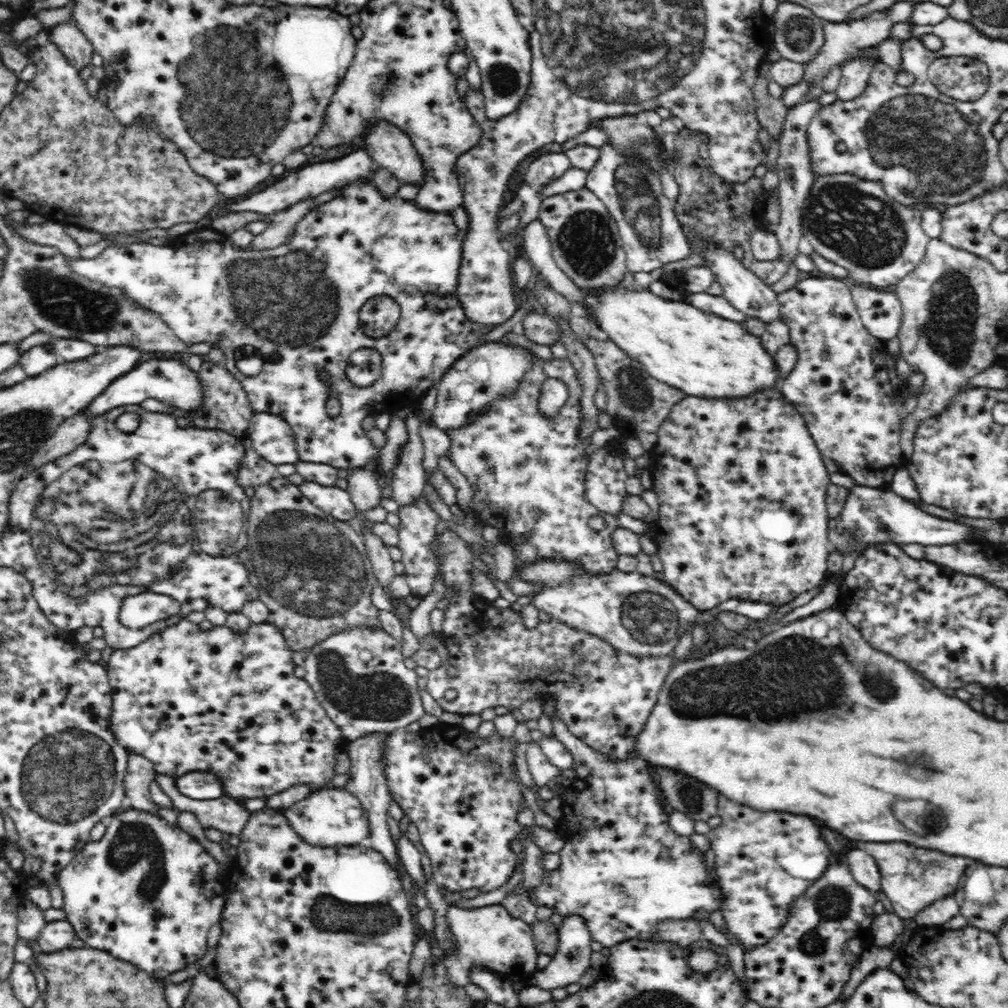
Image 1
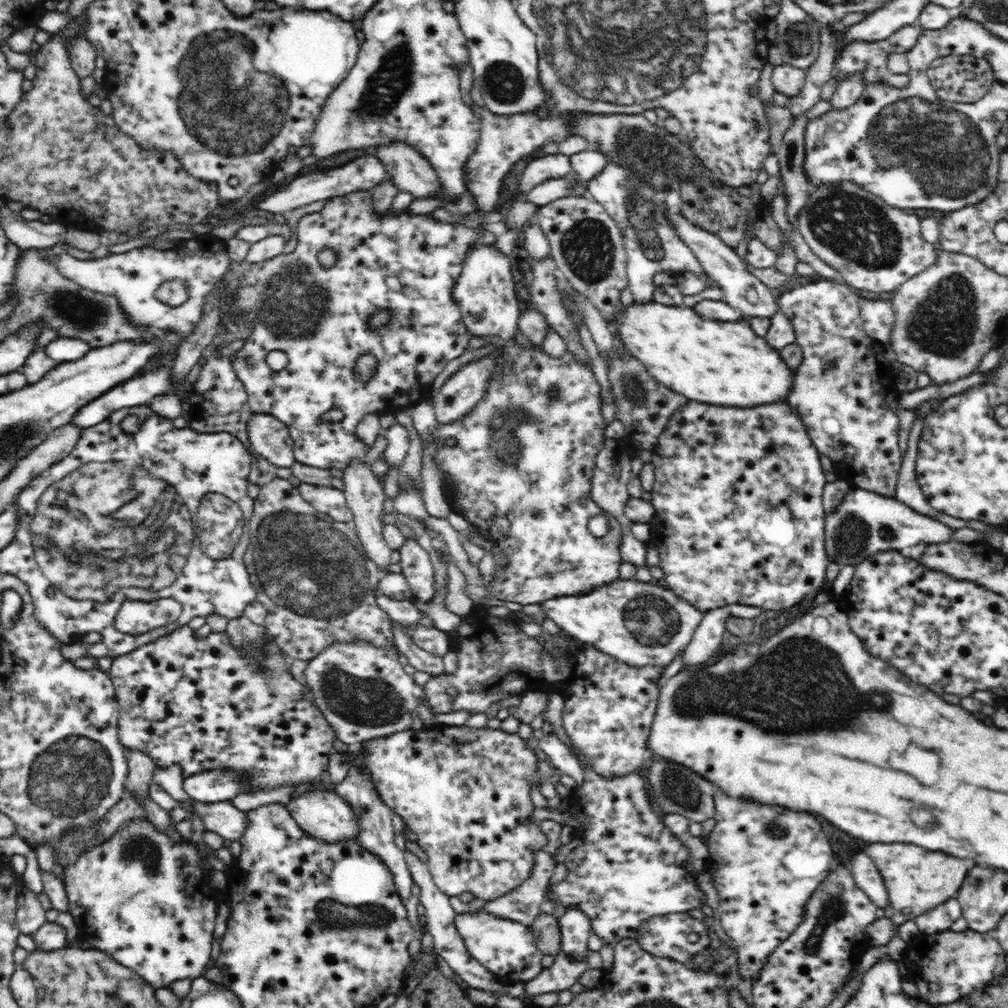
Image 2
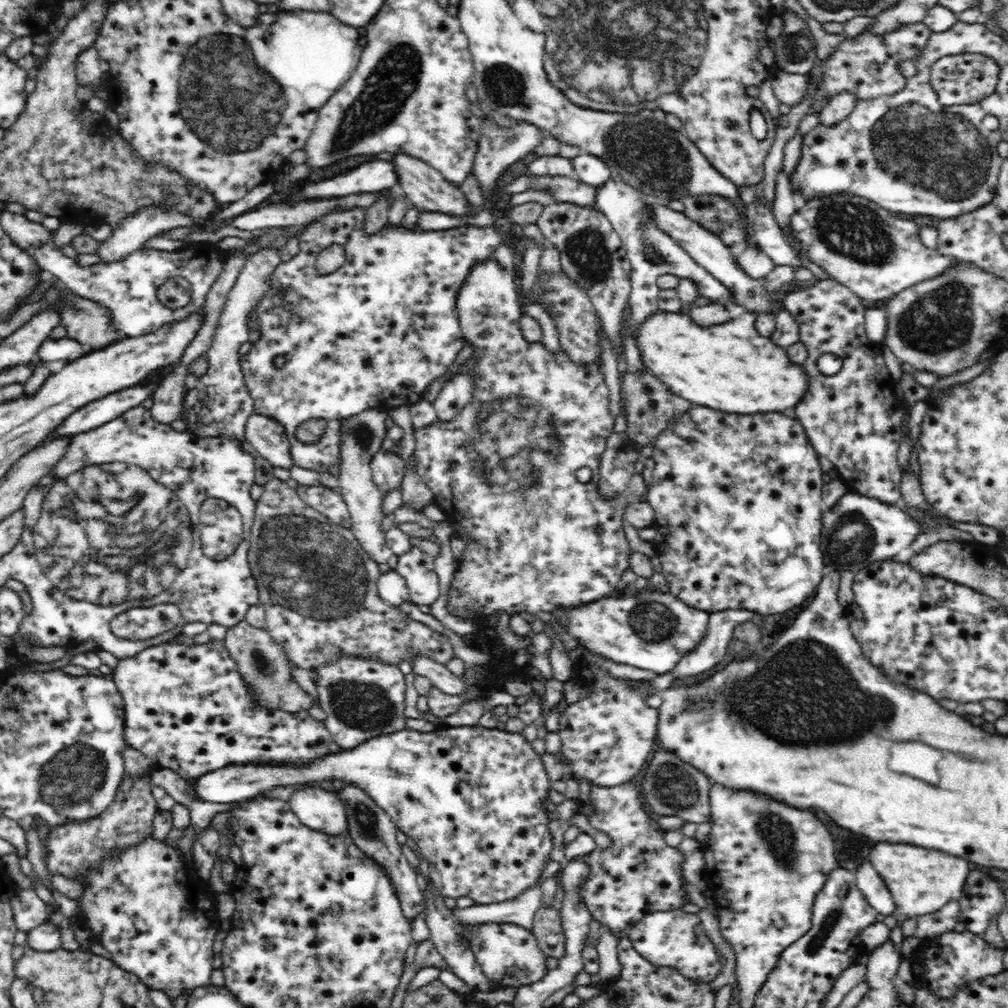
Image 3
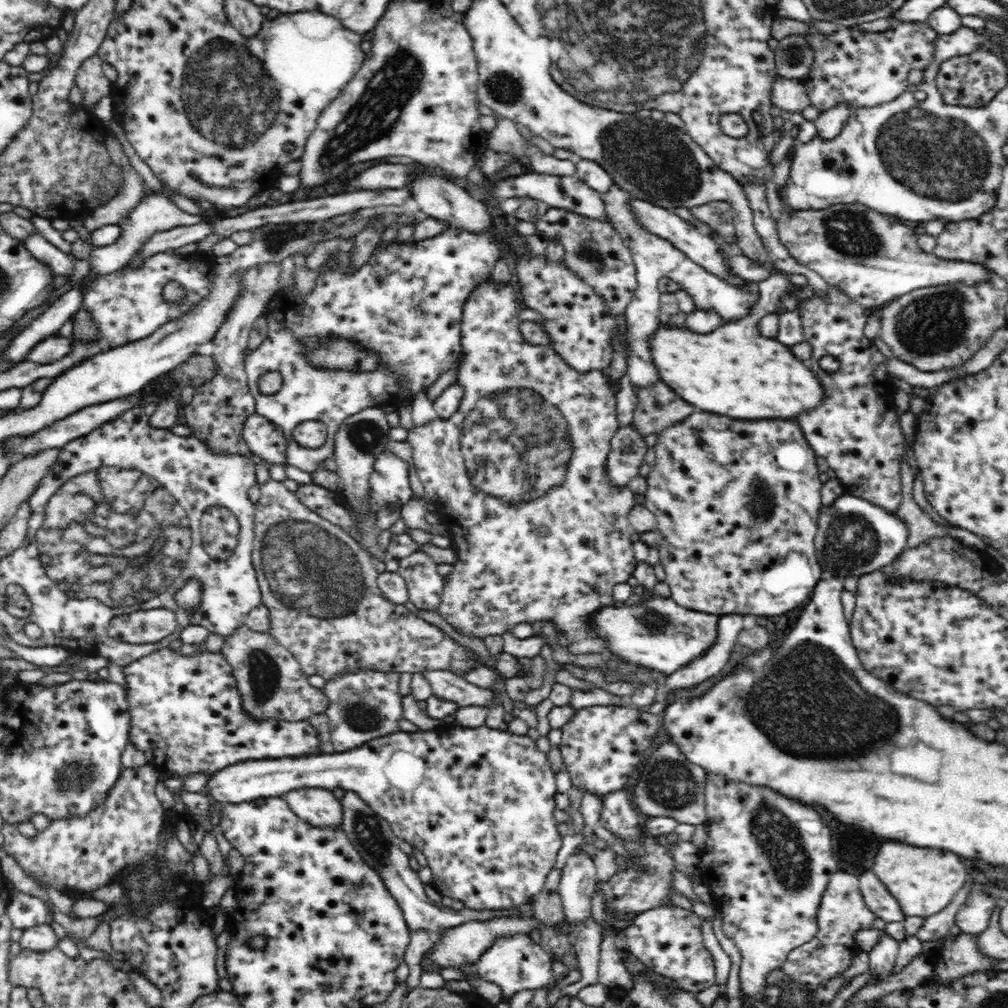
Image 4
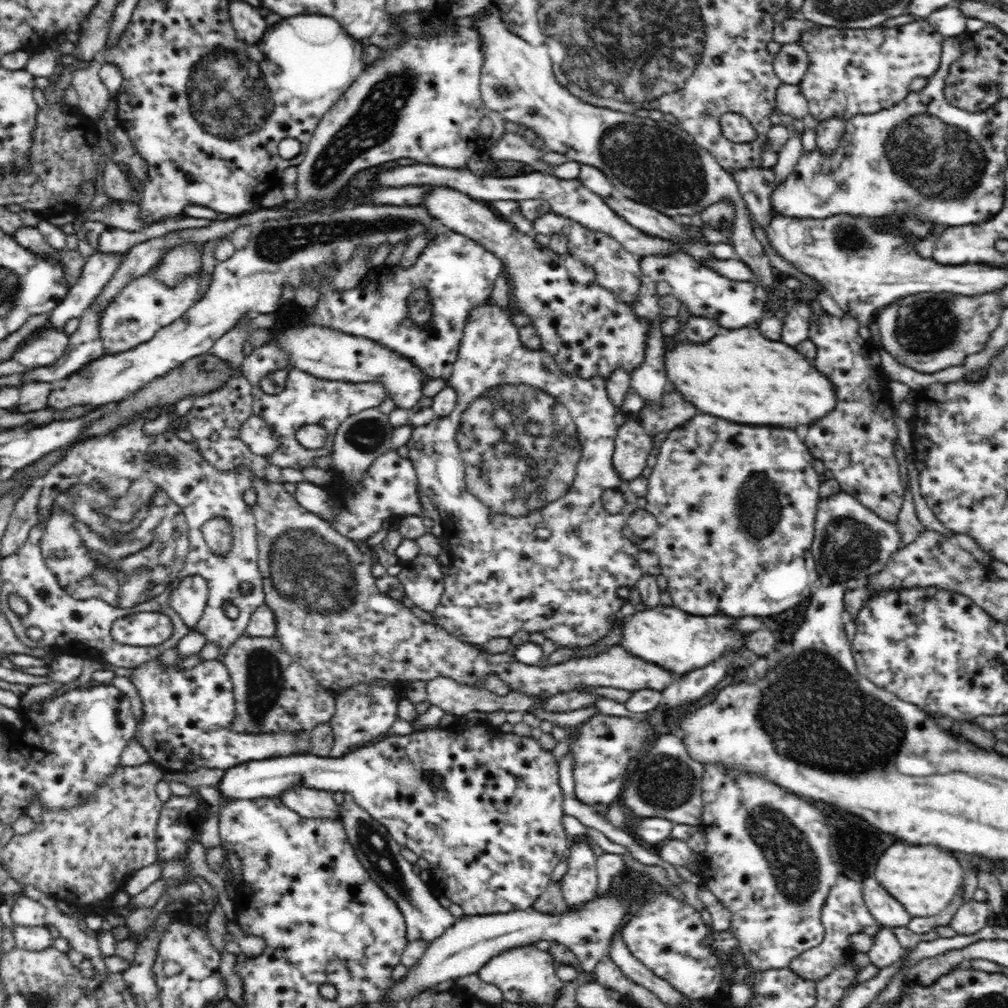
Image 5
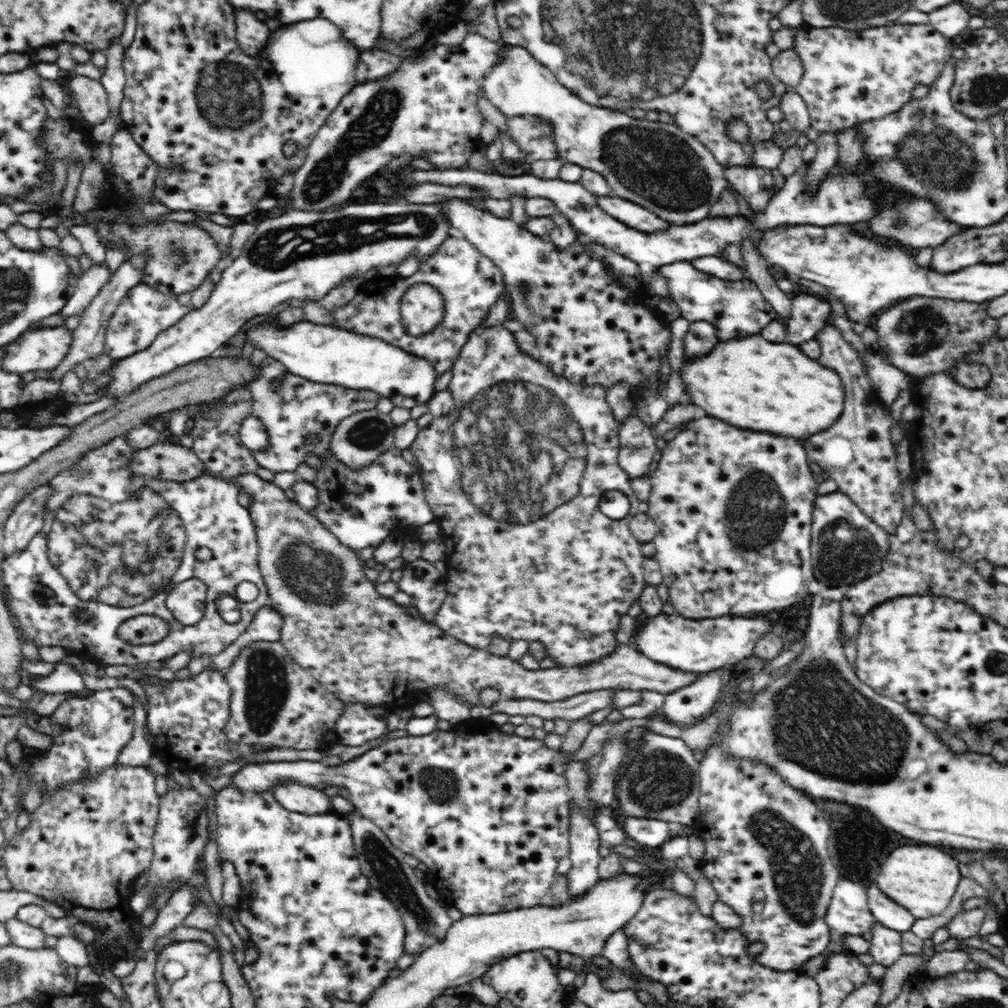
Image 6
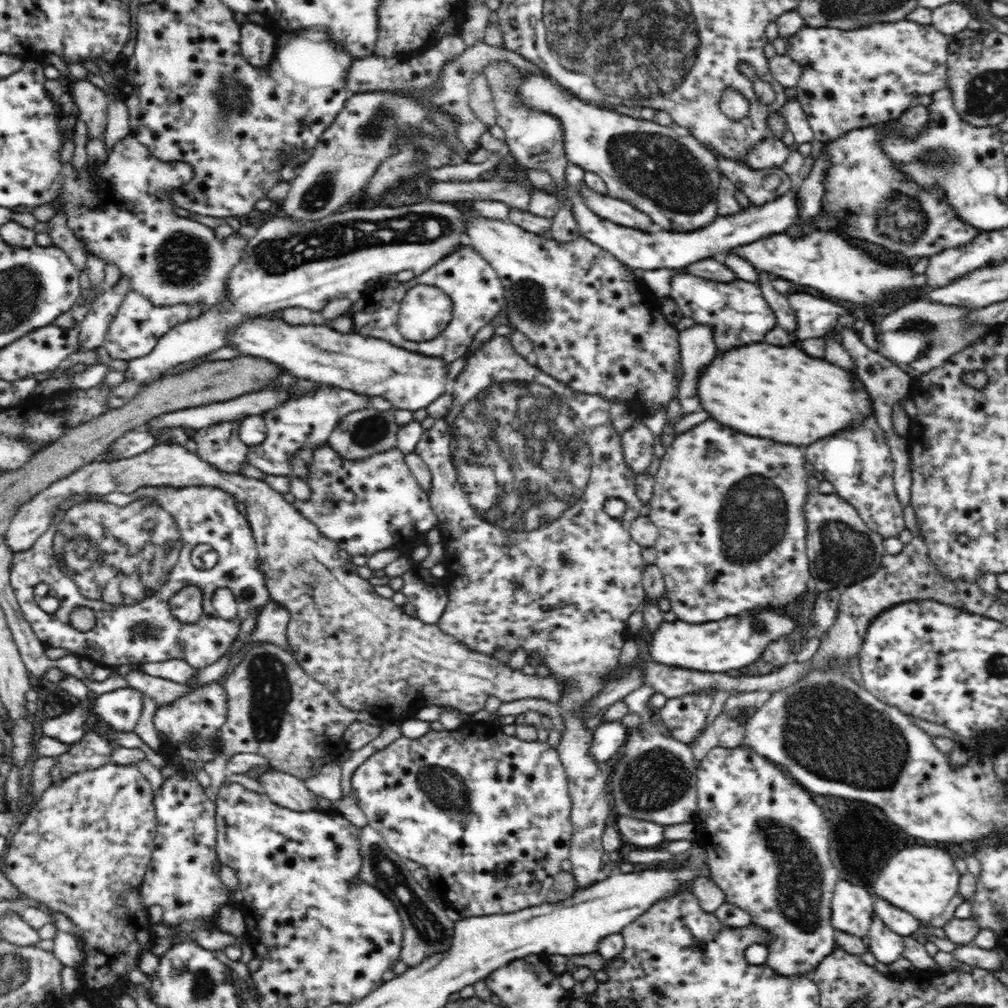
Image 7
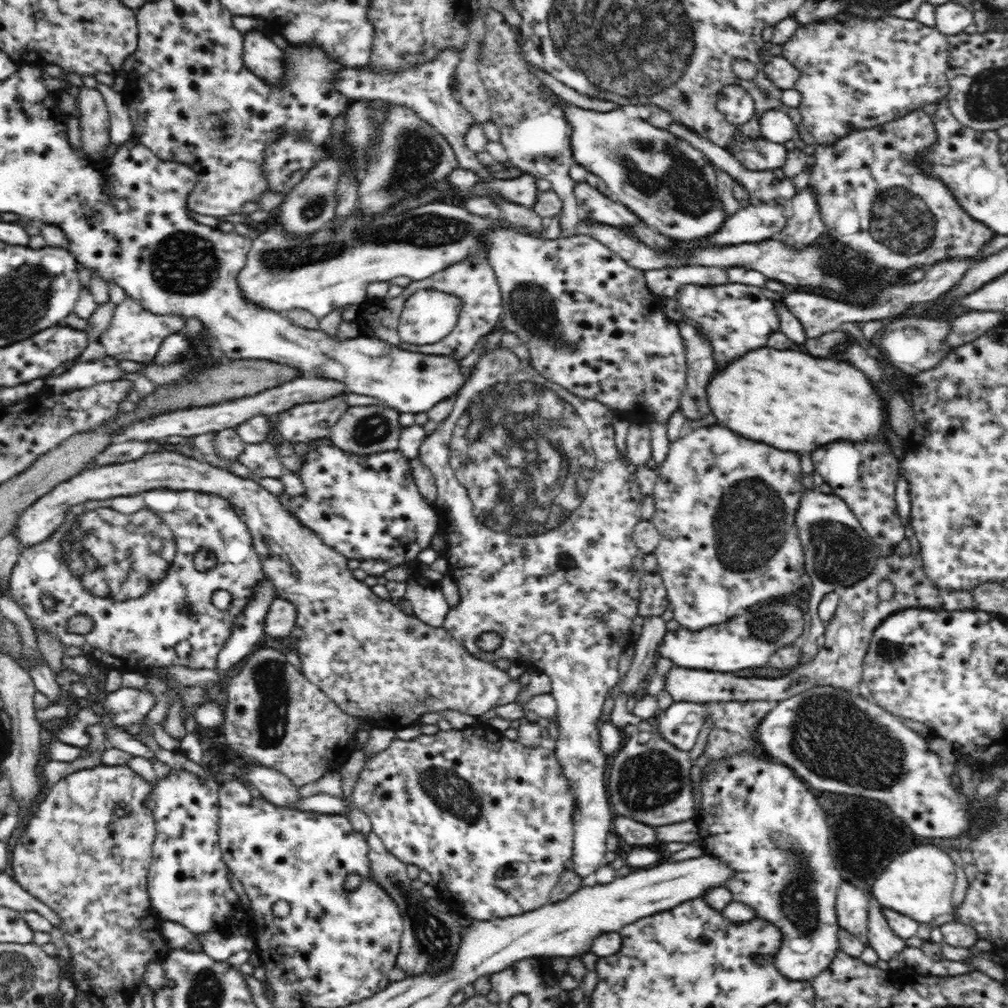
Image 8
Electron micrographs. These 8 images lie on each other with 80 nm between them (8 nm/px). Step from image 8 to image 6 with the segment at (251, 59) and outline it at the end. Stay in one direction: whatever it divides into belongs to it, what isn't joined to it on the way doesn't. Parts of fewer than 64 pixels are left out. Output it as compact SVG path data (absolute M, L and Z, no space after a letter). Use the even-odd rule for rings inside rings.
M234 10L236 36L240 48L248 56L258 56L268 44L270 30L264 21L258 19L252 10Z

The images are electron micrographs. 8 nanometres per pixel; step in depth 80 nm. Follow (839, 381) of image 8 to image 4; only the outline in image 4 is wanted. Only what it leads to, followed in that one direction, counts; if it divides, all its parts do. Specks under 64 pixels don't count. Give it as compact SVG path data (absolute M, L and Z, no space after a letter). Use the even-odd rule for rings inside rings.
M774 269L768 279L758 283L759 301L750 308L750 314L740 320L725 322L711 334L692 333L685 326L681 329L670 327L667 325L668 321L663 318L655 338L651 339L650 347L661 380L687 403L694 405L696 410L730 416L736 420L794 420L802 412L808 412L808 408L820 406L820 402L824 400L824 387L818 377L807 365L802 364L803 361L796 358L790 347L758 332L759 320L781 309L781 297L786 286L790 285L789 279L790 274L783 274L782 271Z

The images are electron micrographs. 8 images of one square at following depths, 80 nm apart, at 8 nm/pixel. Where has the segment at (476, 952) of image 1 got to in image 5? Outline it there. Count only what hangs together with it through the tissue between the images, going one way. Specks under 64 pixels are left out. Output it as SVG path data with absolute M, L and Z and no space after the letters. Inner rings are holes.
M536 945L518 946L496 956L486 962L478 970L478 976L500 988L503 992L503 1000L514 1004L533 1004L534 1006L555 1005L558 996L556 993L562 988L562 981L556 976L556 968L559 966L548 952L541 952Z

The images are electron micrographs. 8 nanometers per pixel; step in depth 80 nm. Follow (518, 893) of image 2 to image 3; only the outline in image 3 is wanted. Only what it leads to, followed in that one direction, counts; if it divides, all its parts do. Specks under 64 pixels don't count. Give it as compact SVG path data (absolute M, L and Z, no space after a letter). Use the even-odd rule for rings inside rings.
M548 860L548 864L544 866L542 876L538 878L538 882L532 888L522 892L520 896L496 904L471 905L463 909L456 907L453 909L455 921L459 926L462 924L486 924L486 922L509 922L532 931L535 912L542 905L541 884L549 876L557 874L559 870L560 863Z

